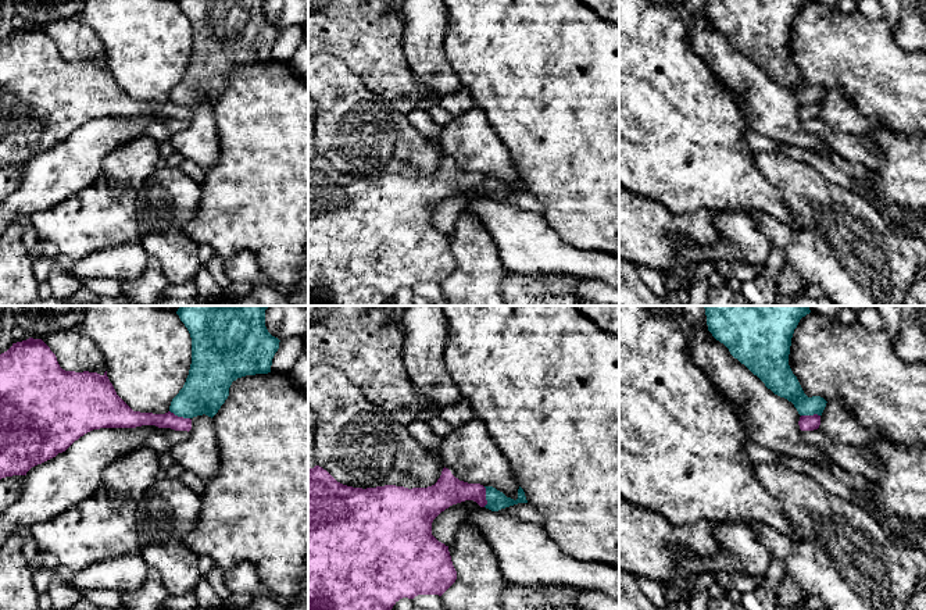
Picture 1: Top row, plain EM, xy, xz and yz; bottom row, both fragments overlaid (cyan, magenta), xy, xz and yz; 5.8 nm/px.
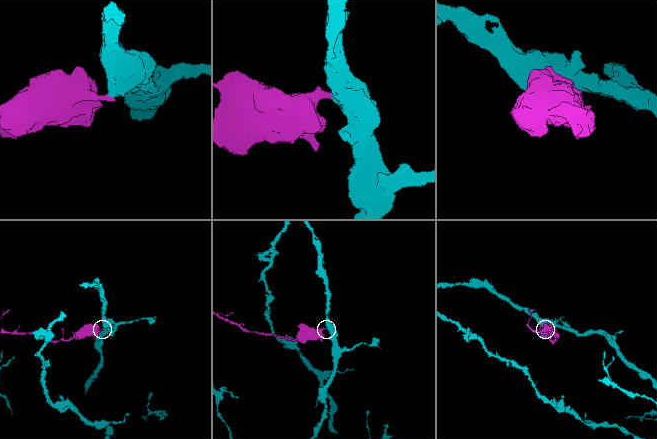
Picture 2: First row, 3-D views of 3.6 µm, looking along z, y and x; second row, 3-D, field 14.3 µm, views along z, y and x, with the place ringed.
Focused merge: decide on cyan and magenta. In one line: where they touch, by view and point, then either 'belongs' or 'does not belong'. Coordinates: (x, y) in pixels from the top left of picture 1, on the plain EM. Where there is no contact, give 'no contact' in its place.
xy (179, 104) | does not belong

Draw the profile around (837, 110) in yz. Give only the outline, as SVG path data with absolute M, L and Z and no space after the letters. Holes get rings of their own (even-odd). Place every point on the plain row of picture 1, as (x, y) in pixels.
M832 88L826 92L818 118L834 132L855 138L865 136L879 125L879 119L862 114L841 88Z

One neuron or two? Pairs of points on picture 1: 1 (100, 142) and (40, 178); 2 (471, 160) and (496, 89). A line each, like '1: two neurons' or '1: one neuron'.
1: one neuron
2: two neurons

